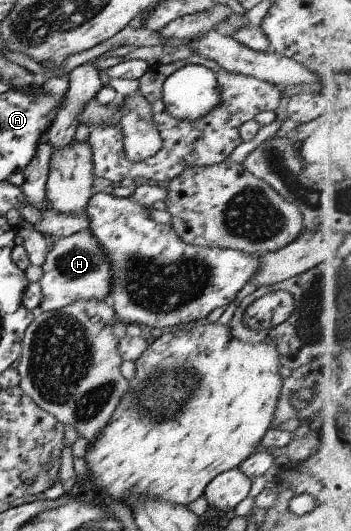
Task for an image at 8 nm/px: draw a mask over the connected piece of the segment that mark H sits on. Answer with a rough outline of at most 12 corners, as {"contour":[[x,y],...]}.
{"contour":[[88,229],[54,239],[35,315],[108,301],[111,266]]}

